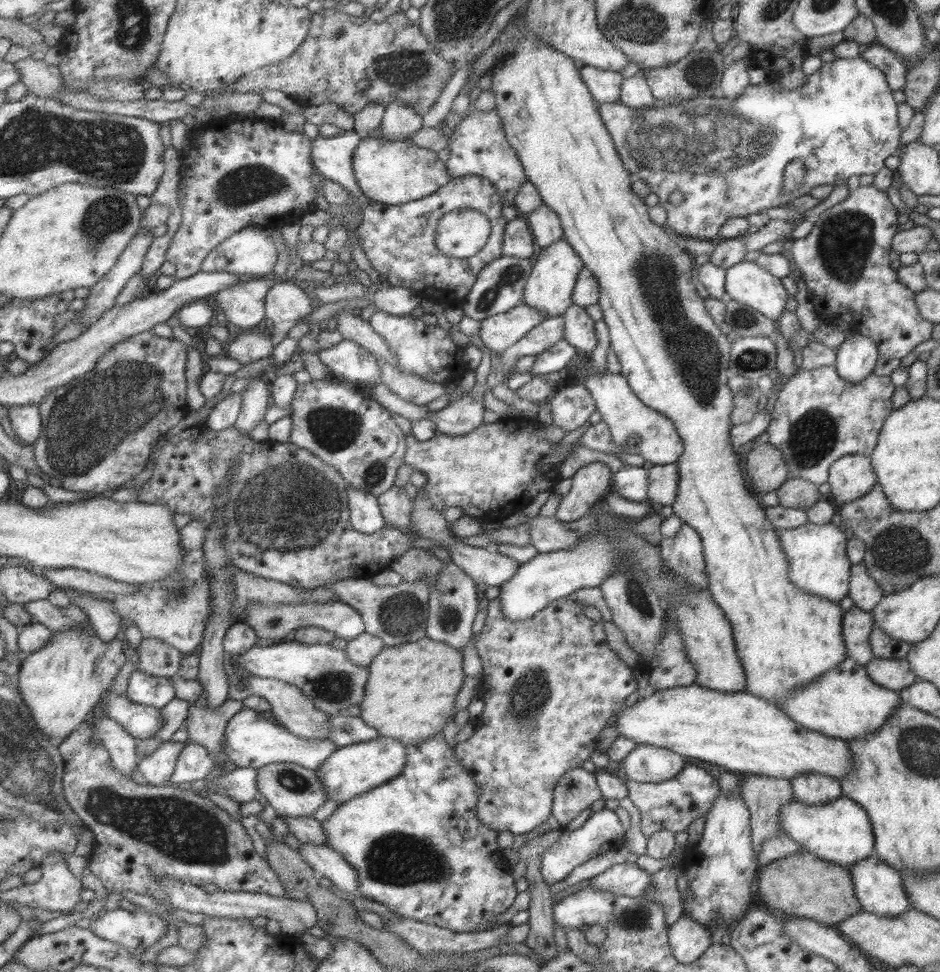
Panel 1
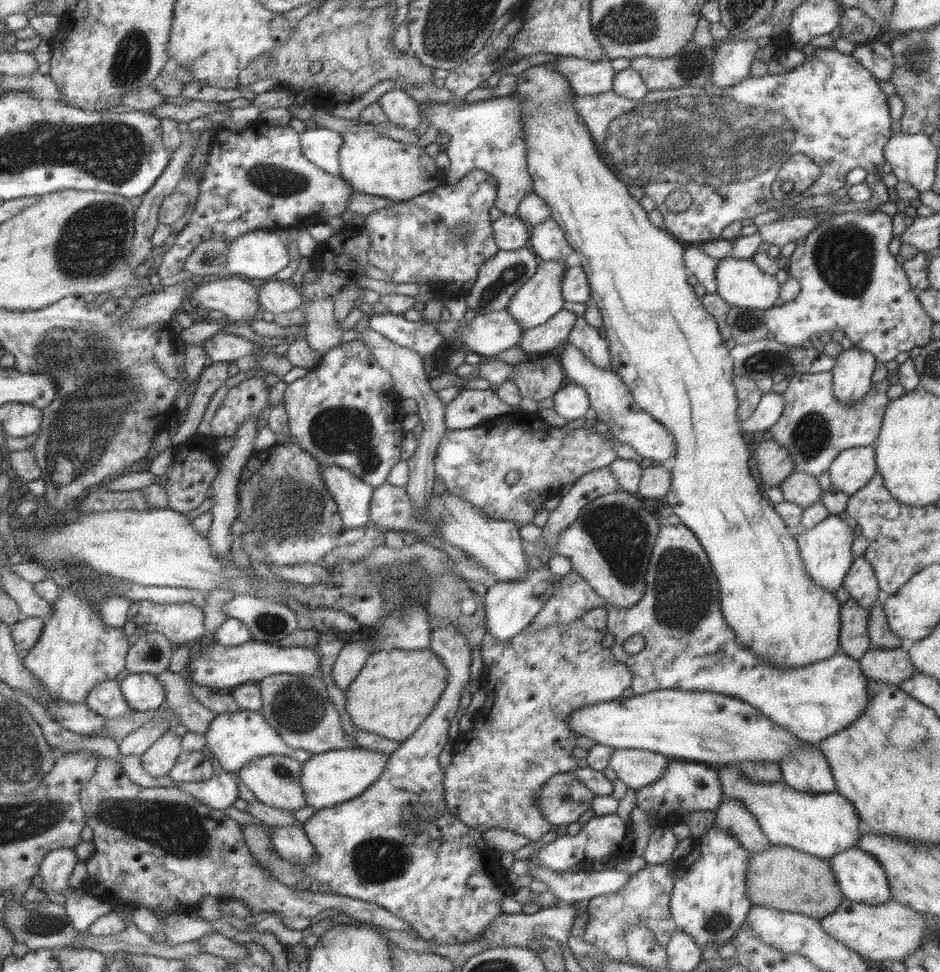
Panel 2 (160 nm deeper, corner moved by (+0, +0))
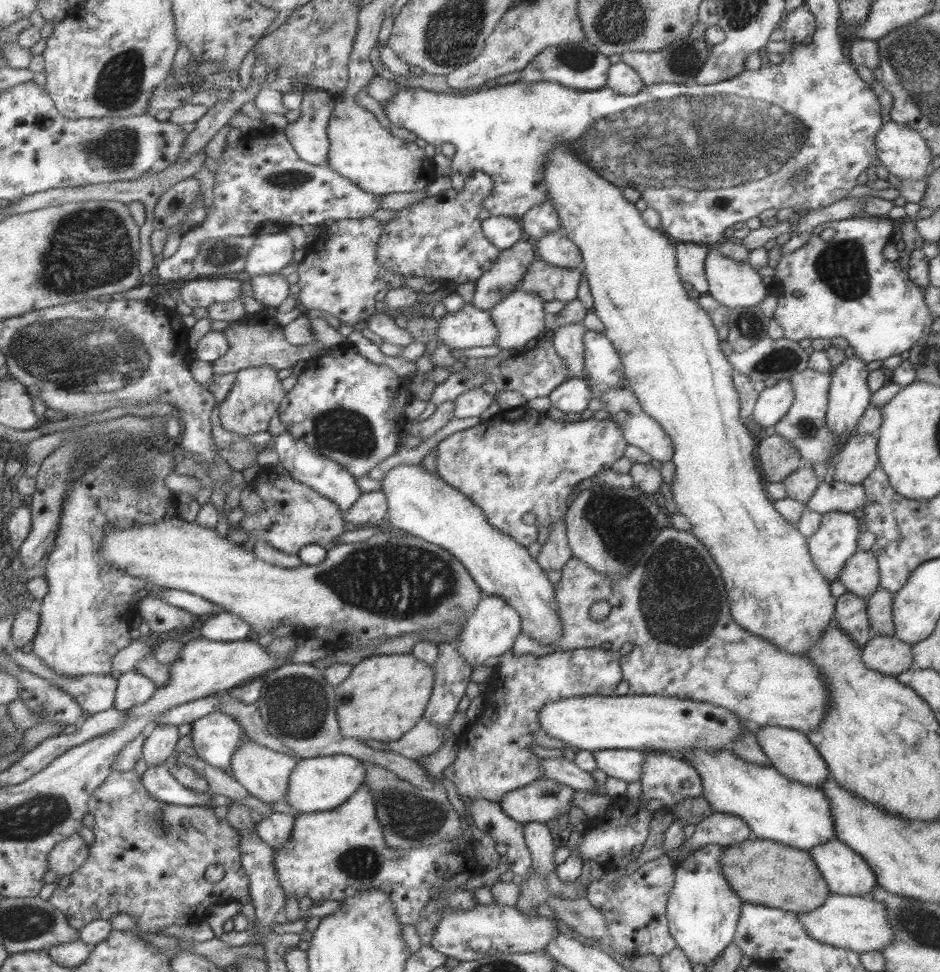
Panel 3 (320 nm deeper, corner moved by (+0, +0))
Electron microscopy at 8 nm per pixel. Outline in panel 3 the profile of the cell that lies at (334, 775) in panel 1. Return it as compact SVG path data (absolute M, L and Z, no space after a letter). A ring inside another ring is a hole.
M344 754L299 758L292 774L288 776L285 803L298 813L319 812L338 808L353 791L362 784L364 768L362 761Z

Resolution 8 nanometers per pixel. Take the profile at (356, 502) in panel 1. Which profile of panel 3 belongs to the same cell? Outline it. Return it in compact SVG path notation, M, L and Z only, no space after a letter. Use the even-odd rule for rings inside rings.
M287 431L274 437L272 443L275 445L274 449L278 453L280 463L293 477L293 480L316 489L318 493L321 493L321 496L328 497L329 500L337 503L342 512L345 512L349 505L363 493L357 487L355 477L351 476L340 464L321 456L314 448L293 438Z

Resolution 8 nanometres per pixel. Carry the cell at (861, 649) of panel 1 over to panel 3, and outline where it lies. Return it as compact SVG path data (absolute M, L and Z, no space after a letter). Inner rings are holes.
M847 591L836 598L833 620L861 648L871 637L864 598Z

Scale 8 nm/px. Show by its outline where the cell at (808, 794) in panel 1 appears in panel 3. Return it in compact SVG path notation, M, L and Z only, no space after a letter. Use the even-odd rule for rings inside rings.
M765 725L758 727L754 736L770 765L789 780L815 787L830 776L825 761L802 732L787 727Z

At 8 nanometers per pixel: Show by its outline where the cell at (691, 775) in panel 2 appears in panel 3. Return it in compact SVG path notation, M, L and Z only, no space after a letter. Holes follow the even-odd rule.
M650 751L643 753L639 777L641 798L660 800L665 809L685 798L701 797L697 772L677 755Z

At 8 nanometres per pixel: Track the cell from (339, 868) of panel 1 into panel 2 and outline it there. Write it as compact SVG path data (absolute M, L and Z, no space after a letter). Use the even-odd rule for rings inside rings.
M301 826L269 827L277 854L287 862L304 863L314 859L313 845L306 839Z

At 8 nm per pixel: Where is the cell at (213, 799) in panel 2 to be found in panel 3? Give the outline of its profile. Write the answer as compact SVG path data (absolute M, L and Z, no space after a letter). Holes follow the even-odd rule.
M171 765L149 766L143 774L144 785L157 800L181 806L208 806L213 792L199 794L181 784L171 772Z

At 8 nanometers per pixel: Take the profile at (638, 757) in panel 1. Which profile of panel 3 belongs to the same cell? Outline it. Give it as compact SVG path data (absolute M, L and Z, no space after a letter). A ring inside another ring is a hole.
M607 749L593 751L593 760L597 769L602 770L607 777L618 778L625 782L633 782L639 780L641 776L641 765L643 762L643 753L631 749Z

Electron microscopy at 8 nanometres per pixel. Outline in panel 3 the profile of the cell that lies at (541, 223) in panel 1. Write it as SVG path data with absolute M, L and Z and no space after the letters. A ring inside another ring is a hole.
M554 230L533 241L537 258L559 268L576 268L582 262L580 250L561 230Z

